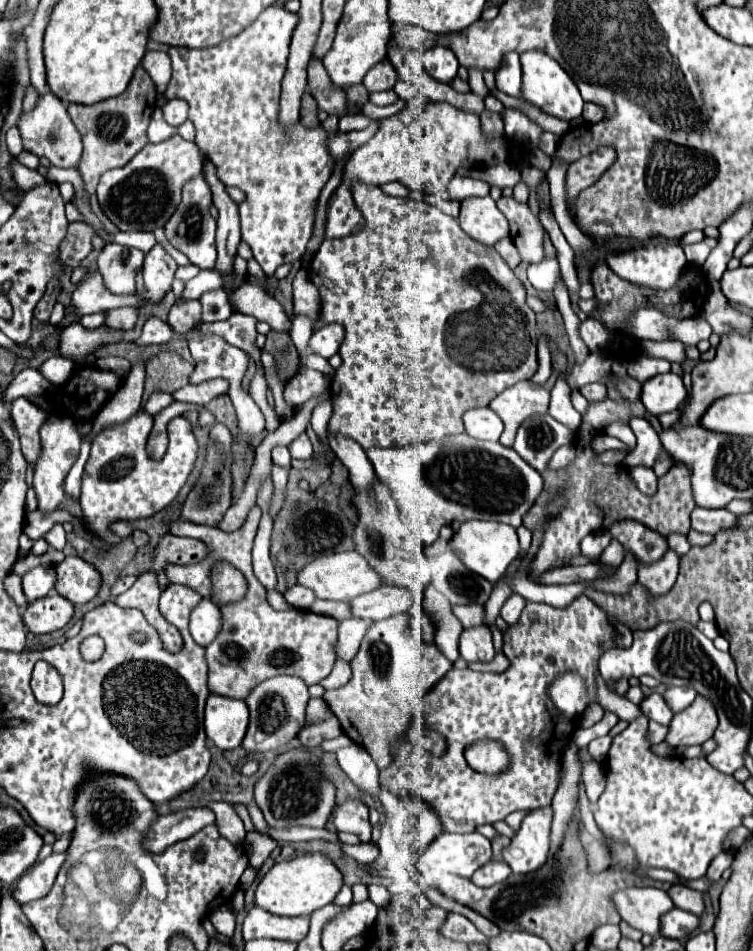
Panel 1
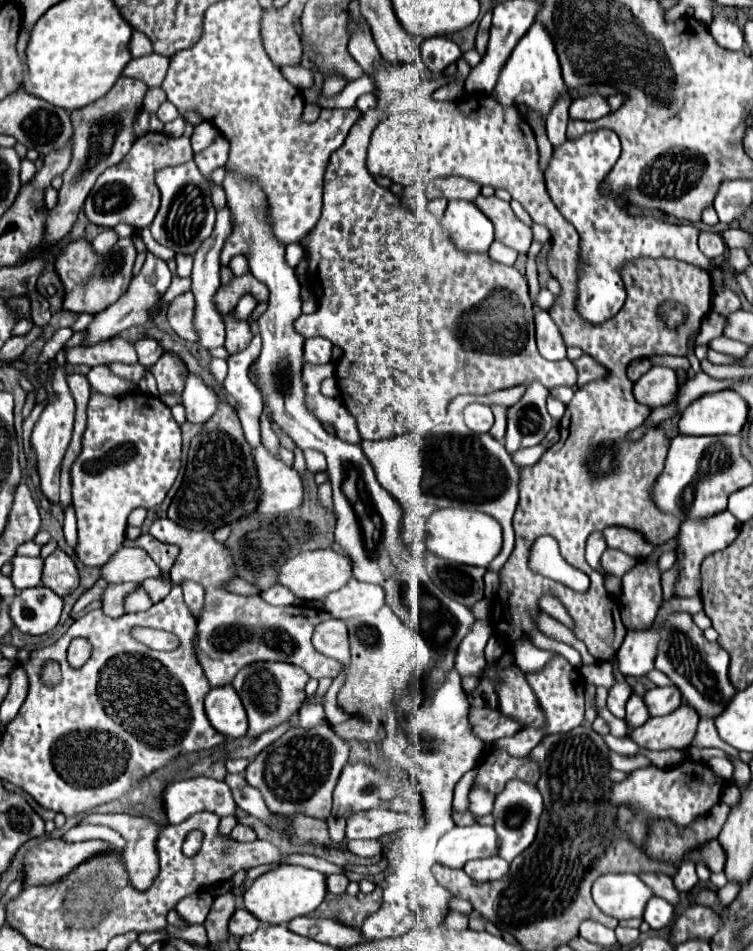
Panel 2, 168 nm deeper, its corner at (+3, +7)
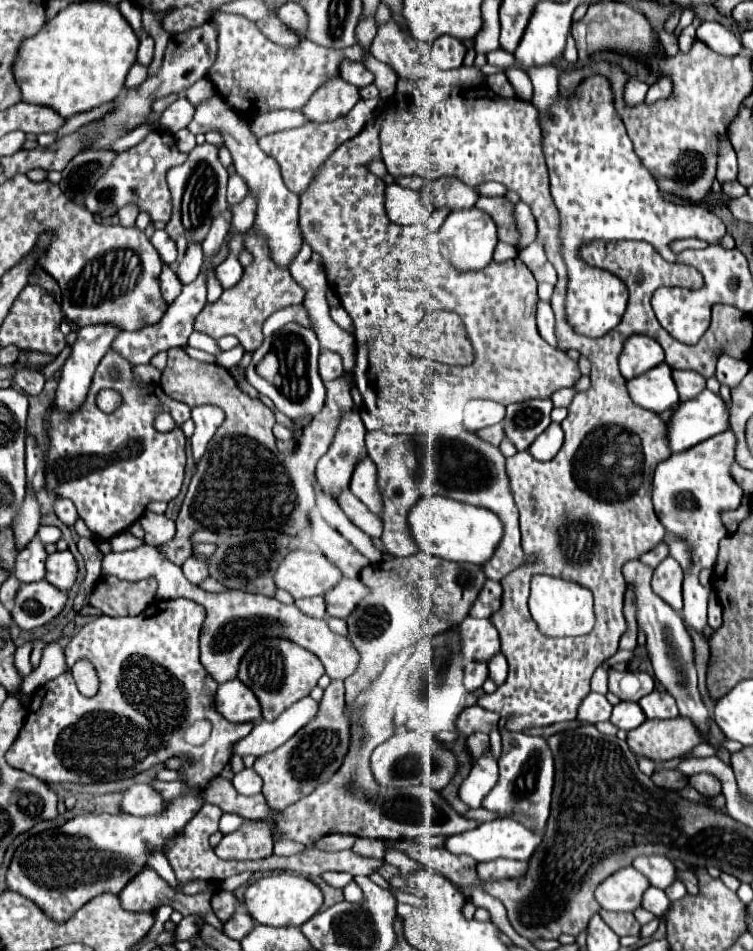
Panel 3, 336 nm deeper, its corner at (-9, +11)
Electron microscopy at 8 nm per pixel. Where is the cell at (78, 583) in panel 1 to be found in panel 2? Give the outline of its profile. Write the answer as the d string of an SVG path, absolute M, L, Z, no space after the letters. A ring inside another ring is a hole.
M57 548L49 558L45 558L41 582L55 594L65 596L79 586L79 574L73 560L63 550Z

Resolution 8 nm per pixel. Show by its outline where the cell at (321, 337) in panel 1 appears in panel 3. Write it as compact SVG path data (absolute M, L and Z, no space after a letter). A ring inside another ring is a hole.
M321 350L321 356L319 356L319 374L323 378L323 382L327 380L333 380L337 376L343 374L343 364L341 364L341 356L333 350Z

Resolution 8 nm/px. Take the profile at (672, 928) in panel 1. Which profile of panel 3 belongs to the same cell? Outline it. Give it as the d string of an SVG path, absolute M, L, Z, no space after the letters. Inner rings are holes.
M651 886L649 892L645 892L645 896L643 896L643 908L653 912L657 918L661 918L669 910L669 906L671 906L671 902L669 902L667 894L659 888Z

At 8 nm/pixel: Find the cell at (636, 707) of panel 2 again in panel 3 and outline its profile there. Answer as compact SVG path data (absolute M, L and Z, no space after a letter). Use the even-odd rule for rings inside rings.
M619 702L615 708L613 708L613 714L609 718L617 728L621 730L633 730L637 726L641 726L647 718L645 718L645 712L641 710L641 706L637 702Z

